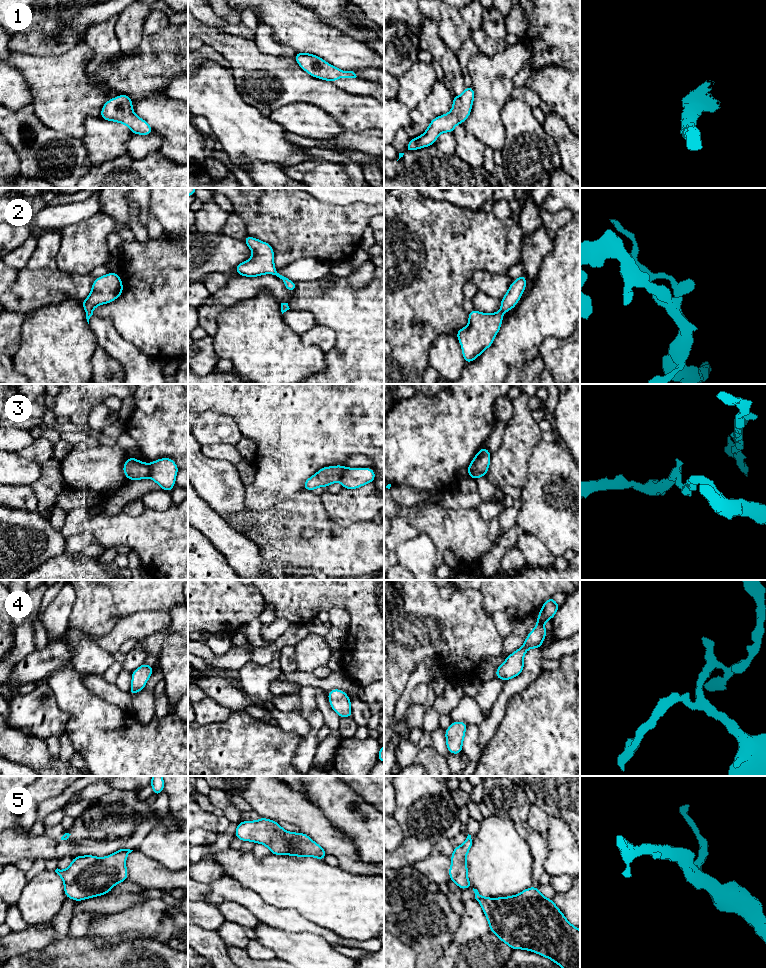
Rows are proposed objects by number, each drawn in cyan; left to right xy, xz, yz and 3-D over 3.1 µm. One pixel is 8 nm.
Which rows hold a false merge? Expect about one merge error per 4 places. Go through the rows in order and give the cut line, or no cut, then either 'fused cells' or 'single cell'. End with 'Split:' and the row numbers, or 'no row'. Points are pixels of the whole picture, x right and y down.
1: cut none; single cell
2: cut none; single cell
3: cut xy (147, 464), (149, 476); fused cells
4: cut none; single cell
5: cut none; single cell
Split: 3

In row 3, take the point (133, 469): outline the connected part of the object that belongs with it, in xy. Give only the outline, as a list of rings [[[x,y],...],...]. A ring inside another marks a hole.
[[[130,456],[123,465],[123,472],[130,481],[149,477],[150,470],[148,464],[136,460],[134,456]]]

